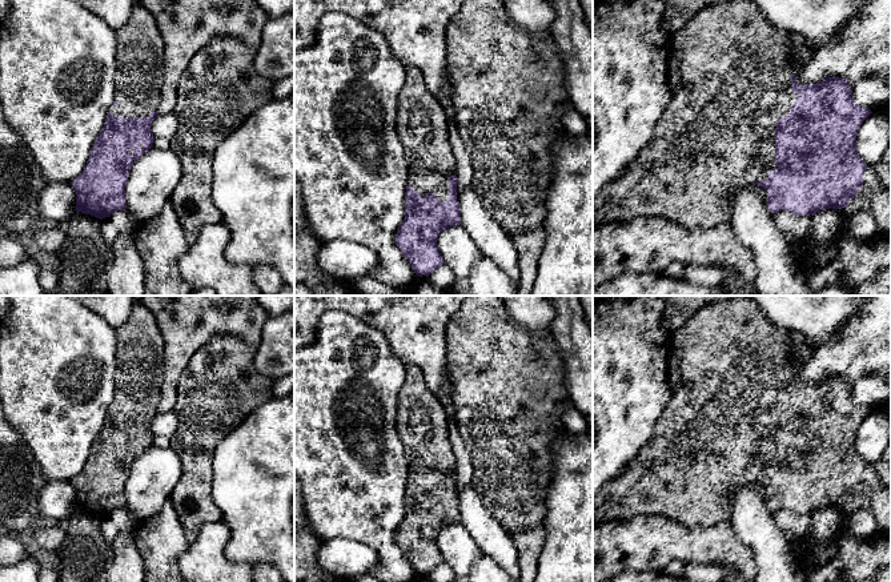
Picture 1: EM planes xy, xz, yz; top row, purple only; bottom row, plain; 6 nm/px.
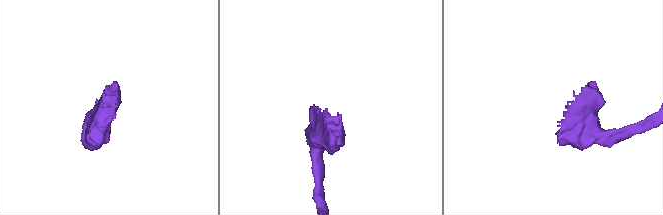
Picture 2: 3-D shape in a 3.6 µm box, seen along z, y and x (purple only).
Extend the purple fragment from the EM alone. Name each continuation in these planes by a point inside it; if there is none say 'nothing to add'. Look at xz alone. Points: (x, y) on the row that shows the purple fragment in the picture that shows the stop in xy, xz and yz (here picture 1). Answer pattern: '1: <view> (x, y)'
1: xz (422, 125)

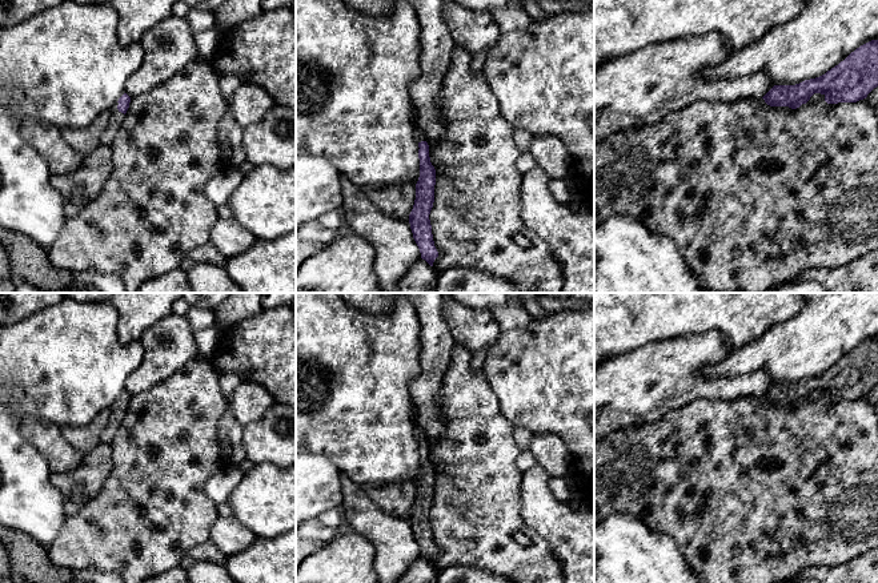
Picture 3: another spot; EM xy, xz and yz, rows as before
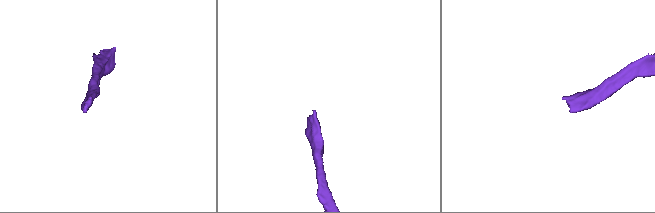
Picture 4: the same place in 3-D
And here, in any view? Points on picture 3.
1: xy (116, 117)

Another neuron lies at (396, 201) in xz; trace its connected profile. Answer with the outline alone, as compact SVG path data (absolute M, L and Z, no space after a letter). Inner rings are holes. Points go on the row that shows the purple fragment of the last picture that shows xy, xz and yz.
M392 185L386 188L362 186L366 197L388 217L404 220L409 217L414 200L416 185Z

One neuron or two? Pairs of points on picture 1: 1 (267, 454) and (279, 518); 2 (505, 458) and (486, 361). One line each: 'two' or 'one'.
1: one
2: one

